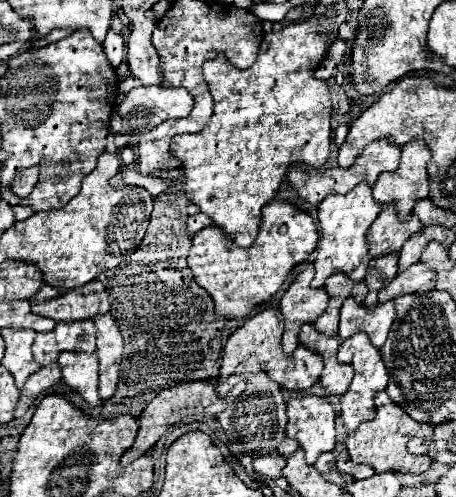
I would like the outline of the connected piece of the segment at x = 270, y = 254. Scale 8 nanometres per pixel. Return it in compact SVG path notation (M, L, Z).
M272 200L262 208L258 238L250 248L232 242L218 226L194 234L188 266L194 280L212 296L214 312L222 318L248 318L256 306L268 302L286 282L294 266L308 260L318 244L318 232L310 214L286 200Z

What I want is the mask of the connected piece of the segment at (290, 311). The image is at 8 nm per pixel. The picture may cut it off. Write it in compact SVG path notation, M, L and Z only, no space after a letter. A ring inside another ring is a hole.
M304 264L304 270L296 276L290 288L284 292L280 302L280 312L284 316L284 352L290 354L298 346L298 332L304 324L314 324L316 318L326 310L328 296L326 292L314 290L310 282L314 280L314 266Z

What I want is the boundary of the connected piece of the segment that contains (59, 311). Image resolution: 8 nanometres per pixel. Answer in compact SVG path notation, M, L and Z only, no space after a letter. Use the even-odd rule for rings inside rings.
M90 282L84 288L76 288L60 298L46 302L44 306L32 306L32 312L38 316L52 318L54 322L78 322L92 320L98 314L110 310L108 294L100 282Z

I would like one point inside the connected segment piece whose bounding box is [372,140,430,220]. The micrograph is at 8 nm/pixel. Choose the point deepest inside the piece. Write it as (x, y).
(404, 188)

